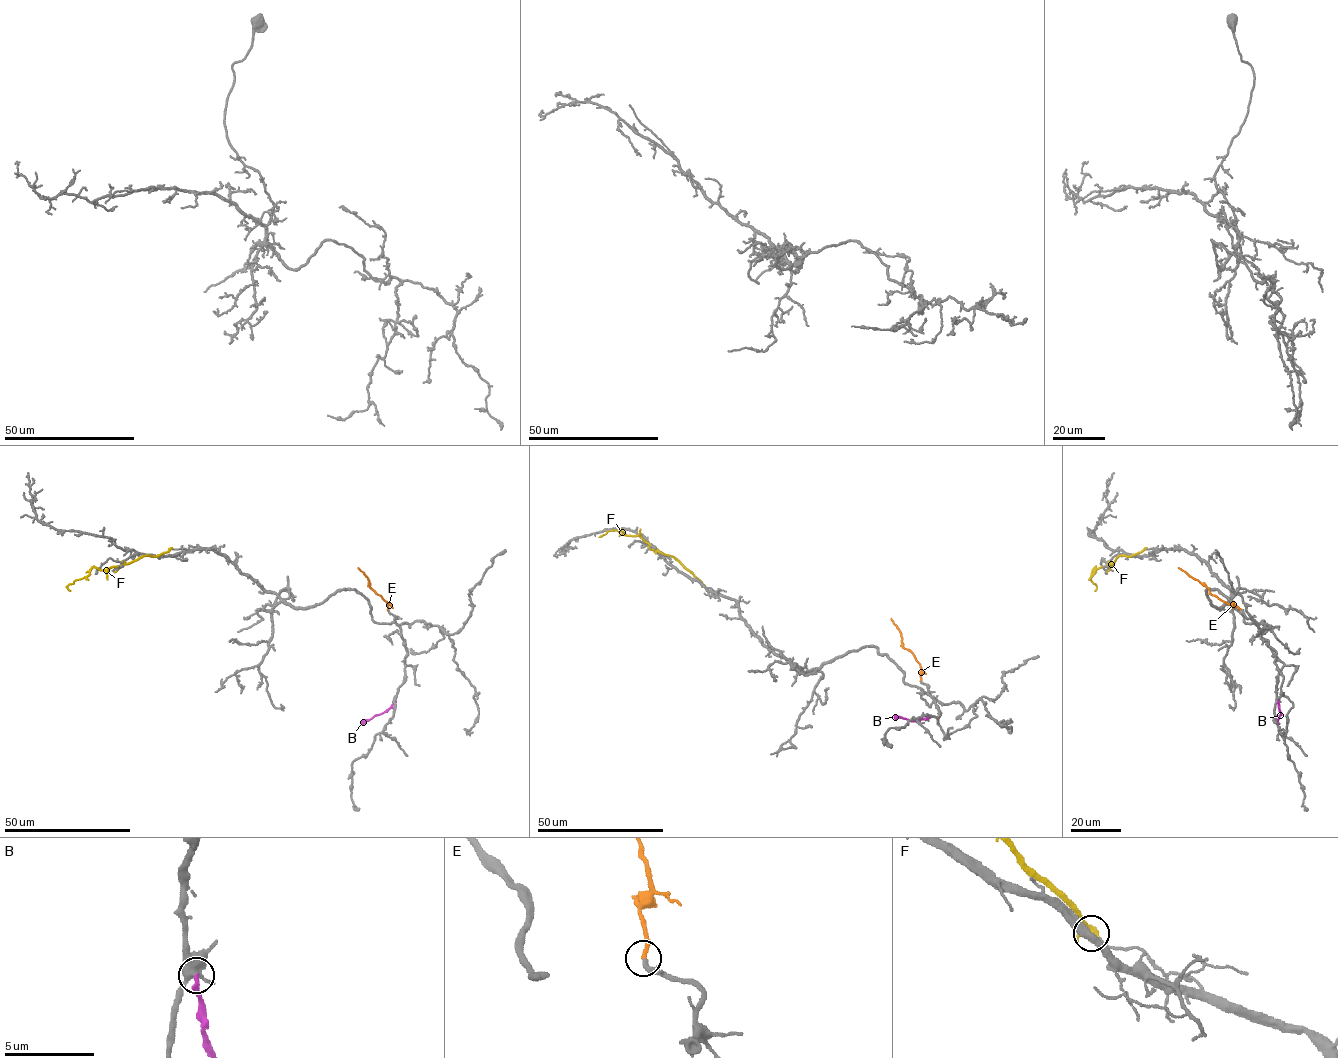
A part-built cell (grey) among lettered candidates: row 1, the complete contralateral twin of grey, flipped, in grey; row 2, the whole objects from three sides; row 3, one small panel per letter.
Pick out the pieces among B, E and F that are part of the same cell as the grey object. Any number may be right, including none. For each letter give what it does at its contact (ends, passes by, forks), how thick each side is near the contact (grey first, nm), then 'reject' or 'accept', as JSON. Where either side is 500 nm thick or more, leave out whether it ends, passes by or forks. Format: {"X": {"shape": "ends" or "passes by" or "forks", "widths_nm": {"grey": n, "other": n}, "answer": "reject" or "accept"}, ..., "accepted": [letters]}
{"B": {"shape": "ends", "widths_nm": {"grey": 480, "other": 280}, "answer": "reject"}, "E": {"shape": "ends", "widths_nm": {"grey": 320, "other": 220}, "answer": "accept"}, "F": {"widths_nm": {"grey": 140, "other": 500}, "answer": "reject"}, "accepted": ["E"]}

